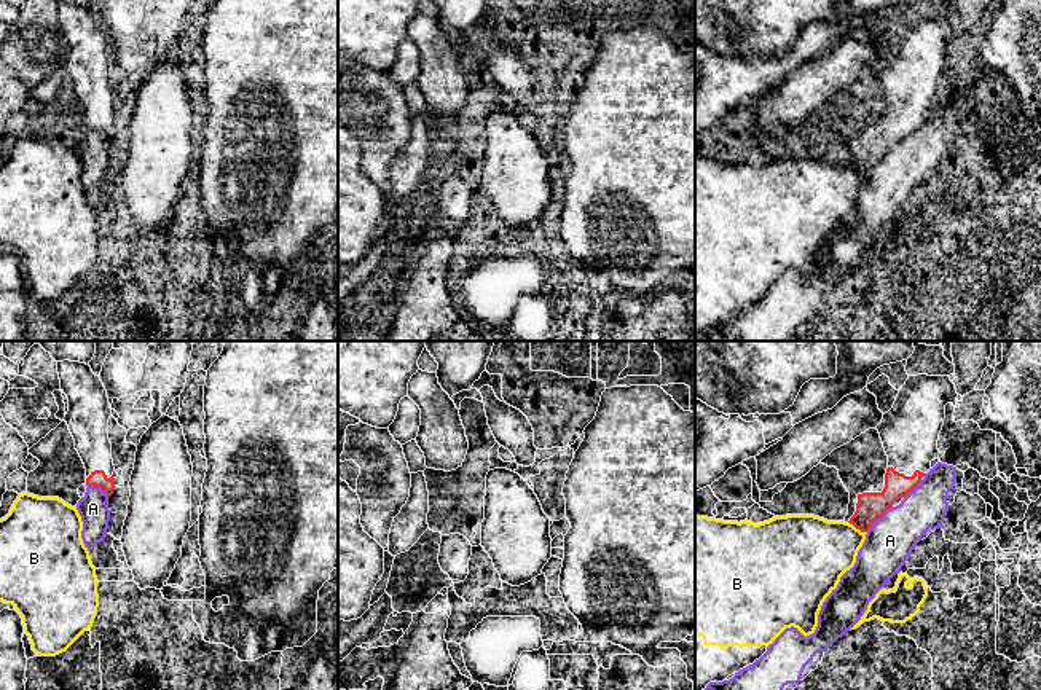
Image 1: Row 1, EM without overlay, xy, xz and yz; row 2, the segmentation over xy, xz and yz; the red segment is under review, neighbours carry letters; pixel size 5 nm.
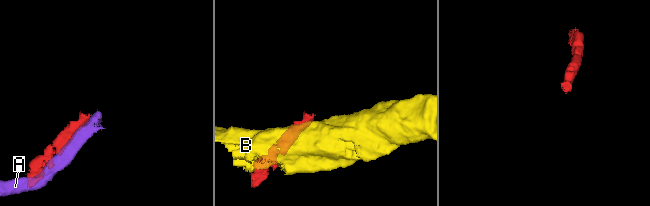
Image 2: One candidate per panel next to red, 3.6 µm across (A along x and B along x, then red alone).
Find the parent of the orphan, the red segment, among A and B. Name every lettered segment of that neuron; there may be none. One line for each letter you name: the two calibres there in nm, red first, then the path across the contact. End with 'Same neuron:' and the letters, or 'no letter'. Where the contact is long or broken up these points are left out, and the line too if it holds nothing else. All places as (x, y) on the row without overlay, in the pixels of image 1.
Same neuron: no letter

